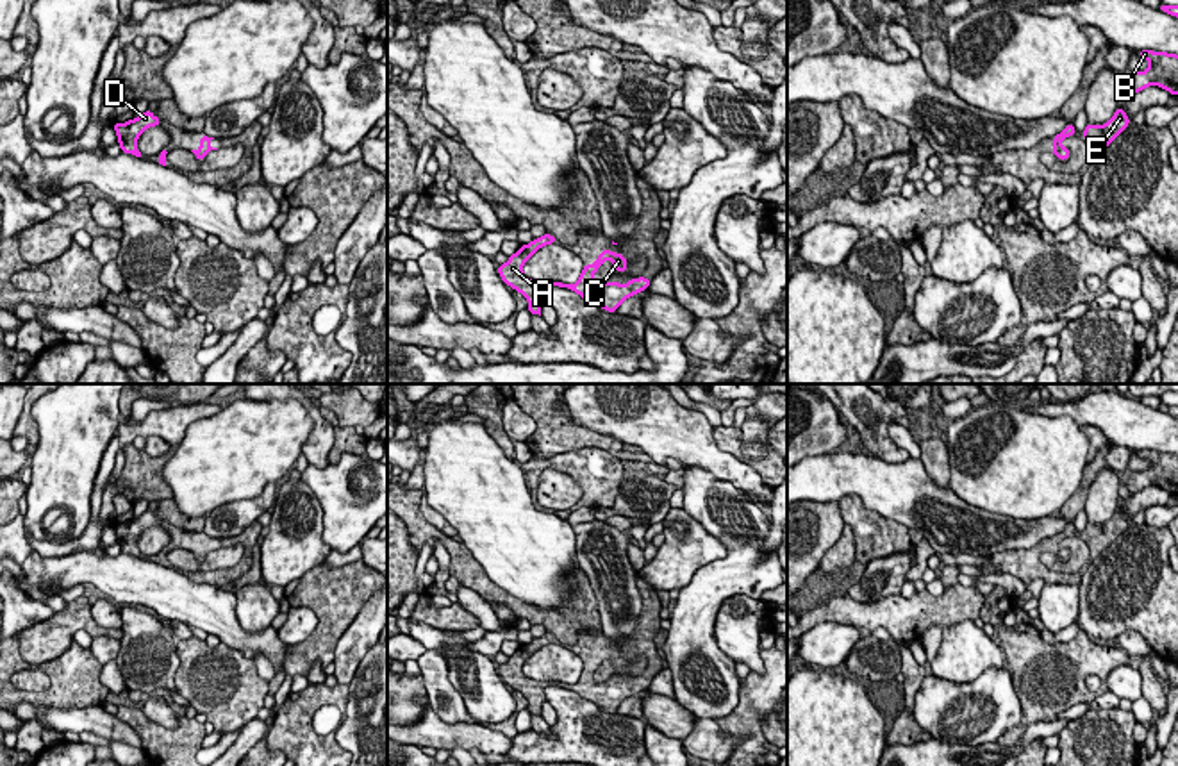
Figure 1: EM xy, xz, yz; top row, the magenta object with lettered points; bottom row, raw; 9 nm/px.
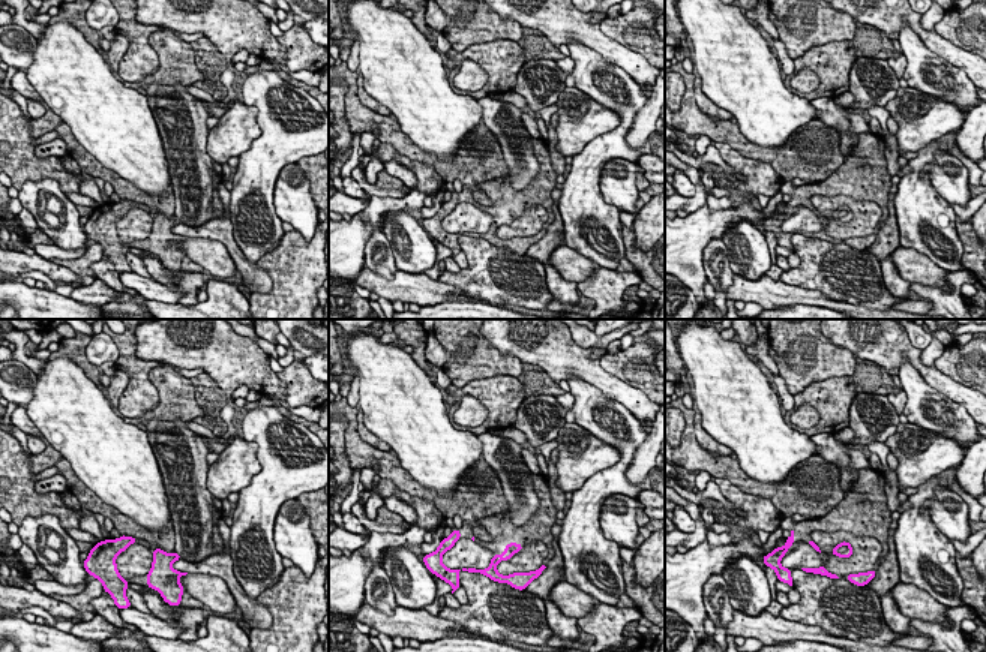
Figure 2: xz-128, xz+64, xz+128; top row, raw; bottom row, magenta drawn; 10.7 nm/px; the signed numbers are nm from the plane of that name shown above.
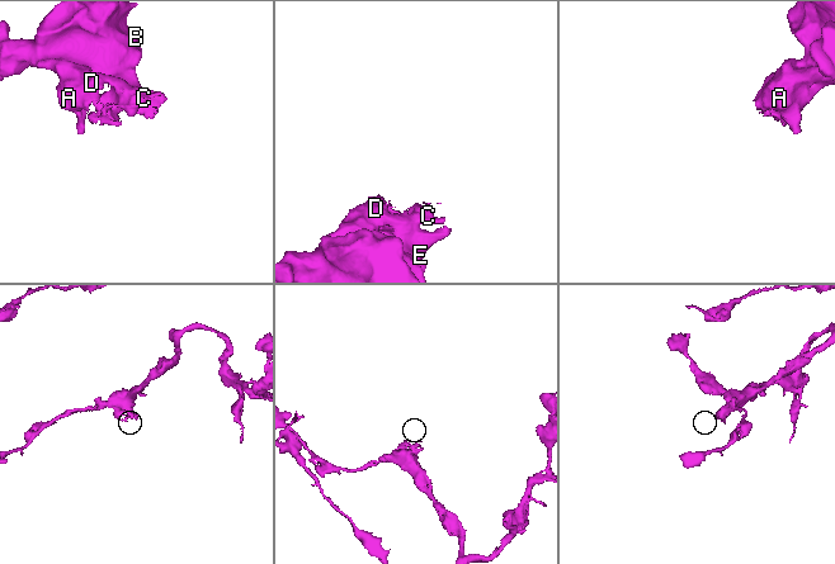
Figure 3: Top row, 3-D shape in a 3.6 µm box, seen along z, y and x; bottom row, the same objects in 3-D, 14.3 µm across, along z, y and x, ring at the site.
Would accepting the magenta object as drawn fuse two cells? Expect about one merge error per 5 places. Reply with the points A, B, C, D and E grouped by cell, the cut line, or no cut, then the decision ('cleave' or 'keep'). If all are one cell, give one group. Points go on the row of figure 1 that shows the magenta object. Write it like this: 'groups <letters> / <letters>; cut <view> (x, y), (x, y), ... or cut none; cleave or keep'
groups A B C D E; cut none; keep

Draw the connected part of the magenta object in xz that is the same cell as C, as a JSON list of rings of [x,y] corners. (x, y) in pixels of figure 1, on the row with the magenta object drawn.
[[[544,234],[541,237],[532,239],[528,245],[521,245],[521,248],[509,257],[505,264],[498,266],[498,275],[502,280],[510,286],[514,291],[519,291],[528,302],[528,312],[541,316],[541,307],[546,302],[544,287],[559,286],[569,291],[575,291],[585,300],[594,302],[607,312],[616,312],[618,307],[630,296],[650,287],[651,279],[639,277],[630,279],[626,284],[619,282],[596,282],[593,275],[600,270],[600,266],[610,259],[614,271],[628,271],[626,257],[618,252],[600,250],[594,264],[584,264],[582,273],[577,284],[562,284],[562,282],[537,282],[528,279],[523,273],[523,264],[543,246],[553,245],[557,241],[555,236]]]

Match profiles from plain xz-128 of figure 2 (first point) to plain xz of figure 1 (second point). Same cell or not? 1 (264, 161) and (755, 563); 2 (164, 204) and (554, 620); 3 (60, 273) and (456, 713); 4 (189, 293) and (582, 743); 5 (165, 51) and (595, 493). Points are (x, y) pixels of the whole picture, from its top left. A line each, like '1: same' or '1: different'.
1: same
2: same
3: different
4: same
5: same

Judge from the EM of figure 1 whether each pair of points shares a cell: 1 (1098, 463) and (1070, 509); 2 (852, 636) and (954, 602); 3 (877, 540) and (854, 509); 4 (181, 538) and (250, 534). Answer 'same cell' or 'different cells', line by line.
1: same cell
2: different cells
3: same cell
4: same cell

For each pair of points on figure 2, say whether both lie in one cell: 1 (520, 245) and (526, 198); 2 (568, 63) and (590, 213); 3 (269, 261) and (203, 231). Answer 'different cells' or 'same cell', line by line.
1: same cell
2: different cells
3: different cells

